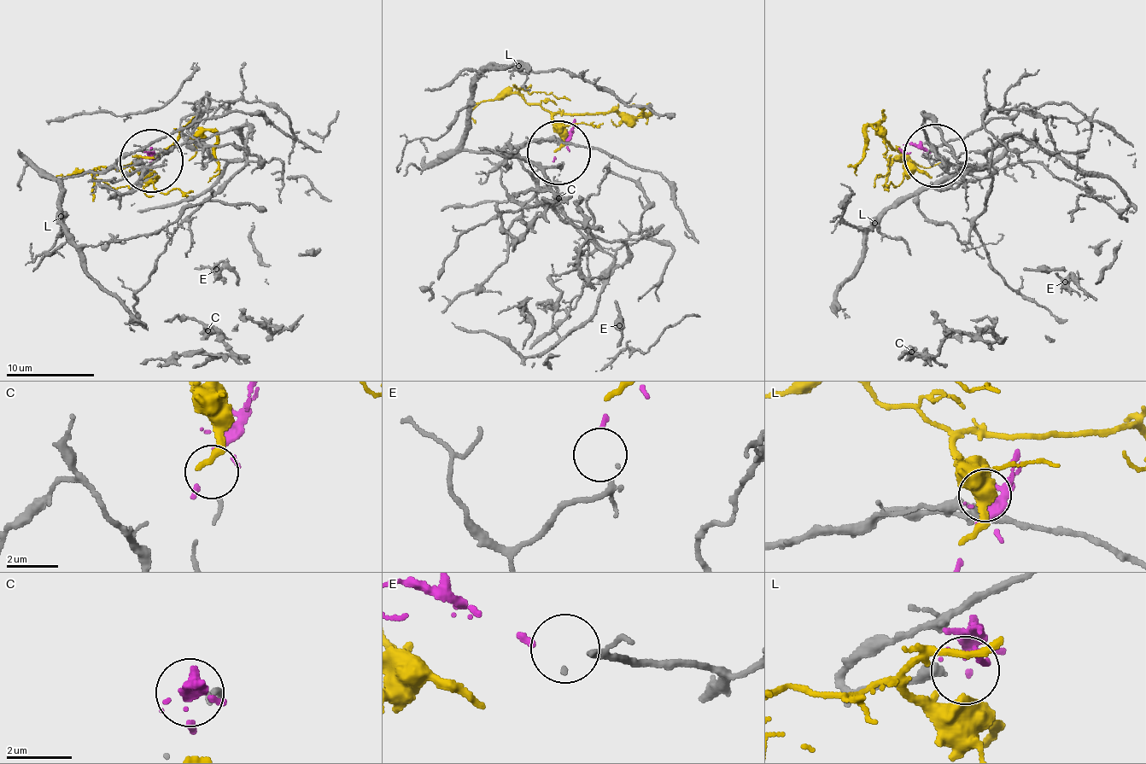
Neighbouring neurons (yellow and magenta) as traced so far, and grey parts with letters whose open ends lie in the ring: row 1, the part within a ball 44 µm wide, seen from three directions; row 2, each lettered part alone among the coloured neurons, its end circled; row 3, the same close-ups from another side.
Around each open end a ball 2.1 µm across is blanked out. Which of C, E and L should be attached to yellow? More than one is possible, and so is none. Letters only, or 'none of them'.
none of them

